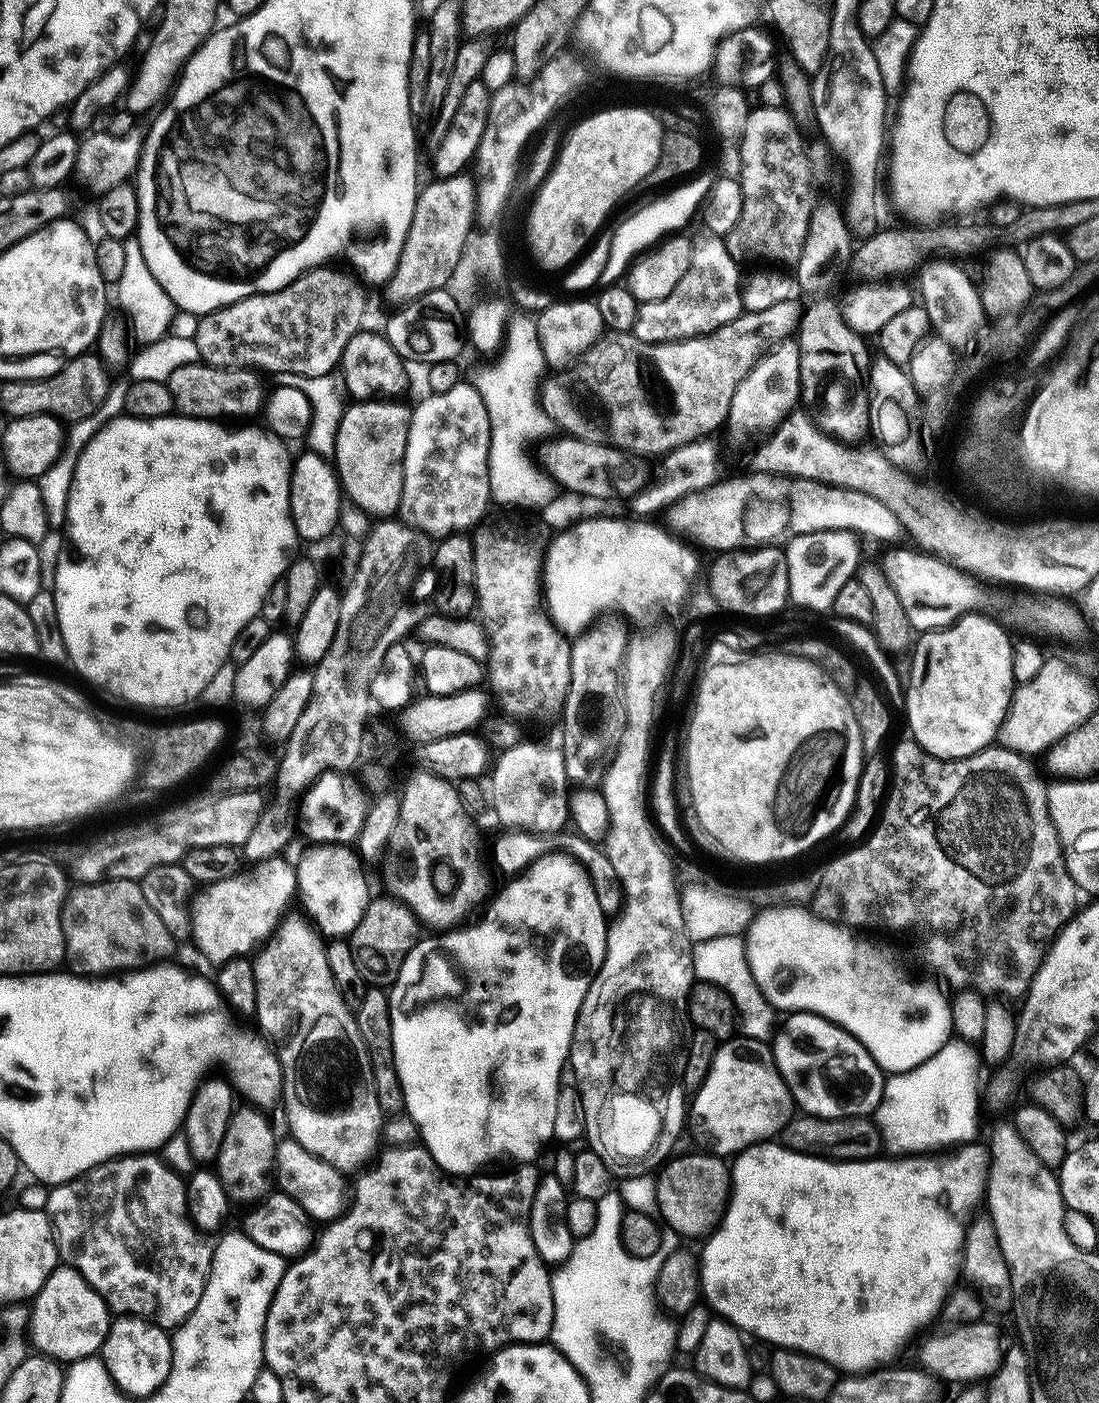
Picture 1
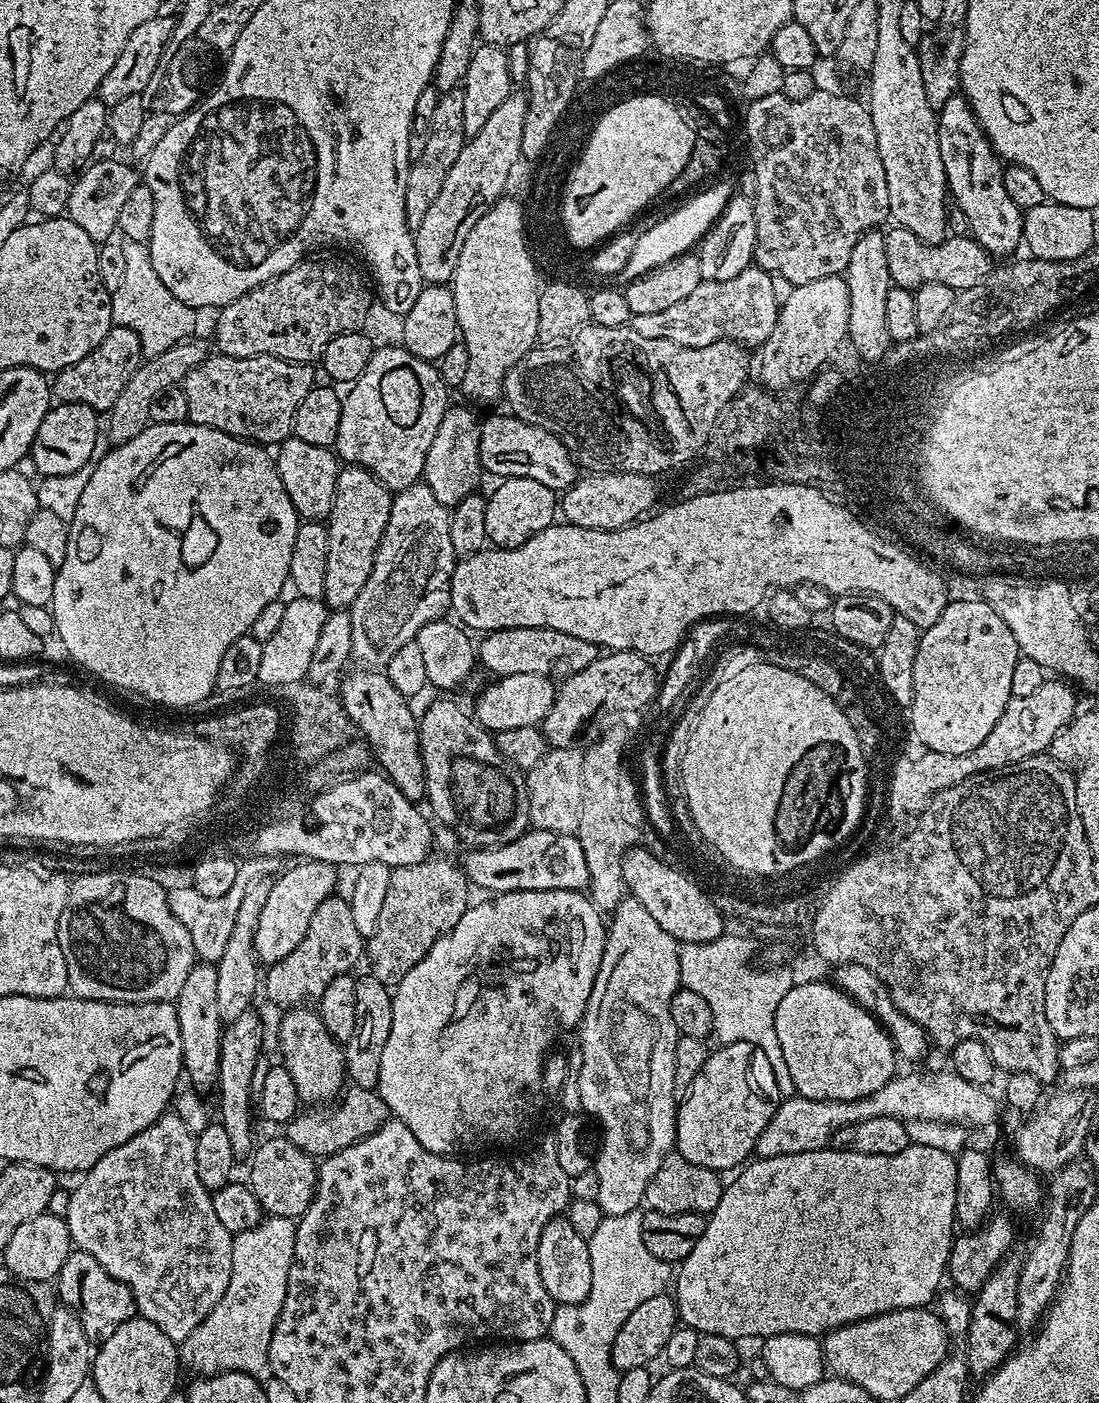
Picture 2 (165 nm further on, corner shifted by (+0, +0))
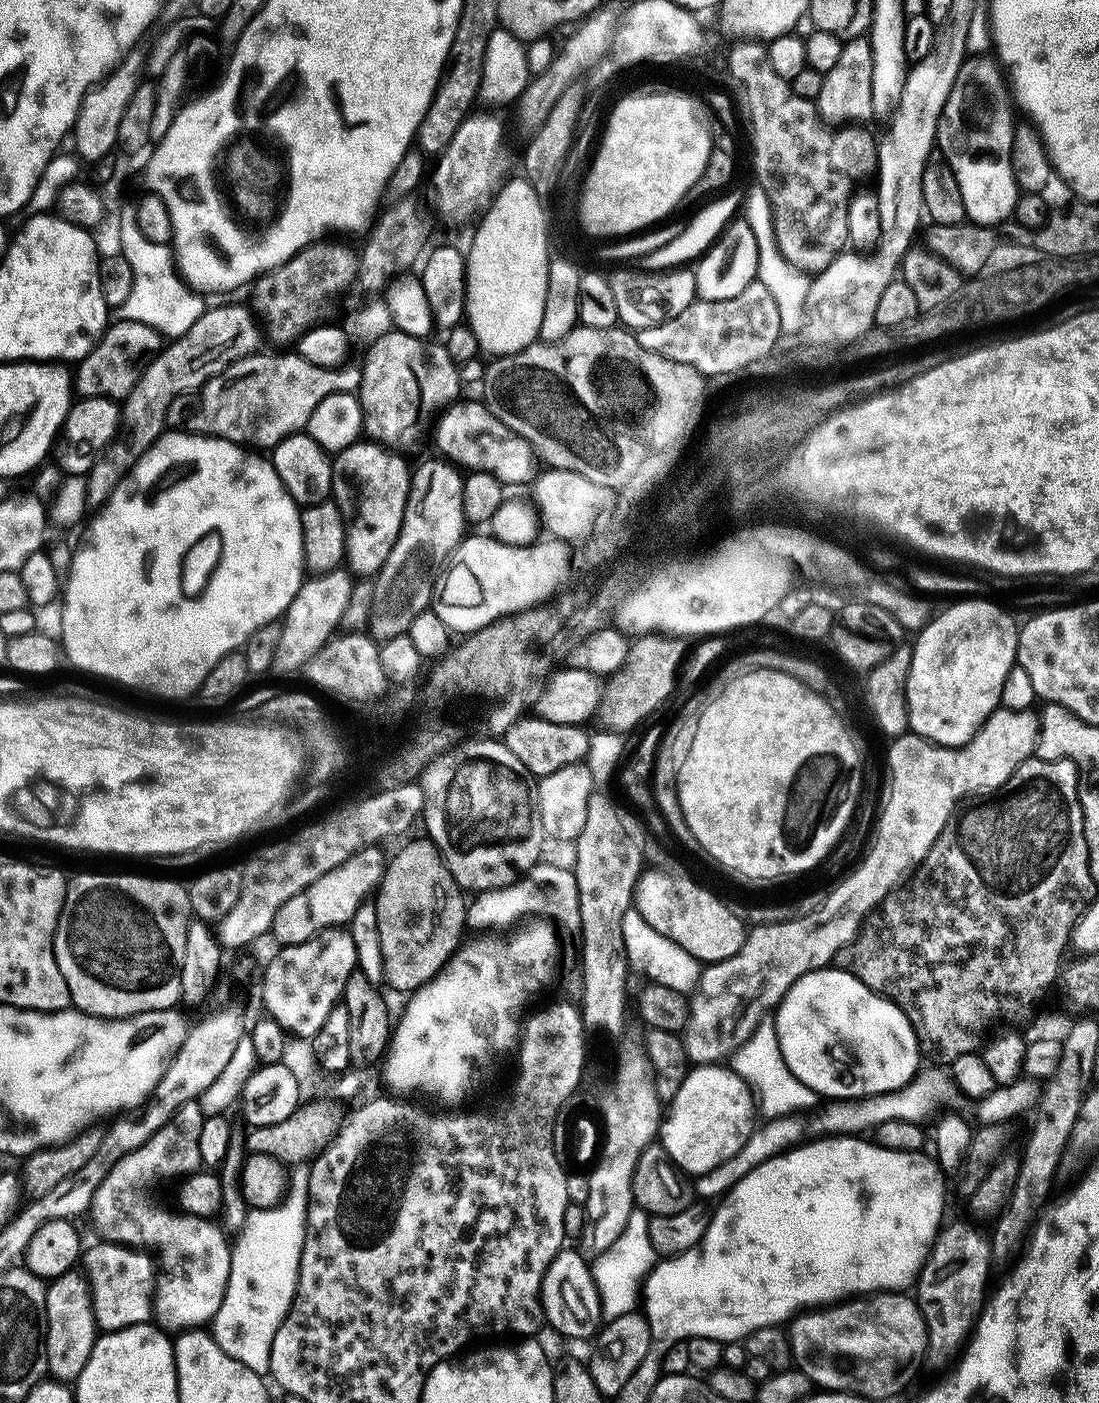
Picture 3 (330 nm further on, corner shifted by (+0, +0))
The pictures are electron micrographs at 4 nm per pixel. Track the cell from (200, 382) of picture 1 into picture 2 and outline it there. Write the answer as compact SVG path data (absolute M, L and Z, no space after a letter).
M208 354L184 376L187 423L213 428L261 446L279 446L292 436L294 414L302 398L317 383L312 364L299 364L277 356L234 358Z

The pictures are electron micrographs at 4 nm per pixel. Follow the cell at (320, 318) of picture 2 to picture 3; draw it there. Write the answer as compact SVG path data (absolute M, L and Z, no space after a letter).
M324 243L307 244L285 264L271 268L251 285L251 311L276 344L291 345L305 332L331 321L328 319L339 310L340 299L351 290L356 271L362 268L357 253L355 256L346 245Z

